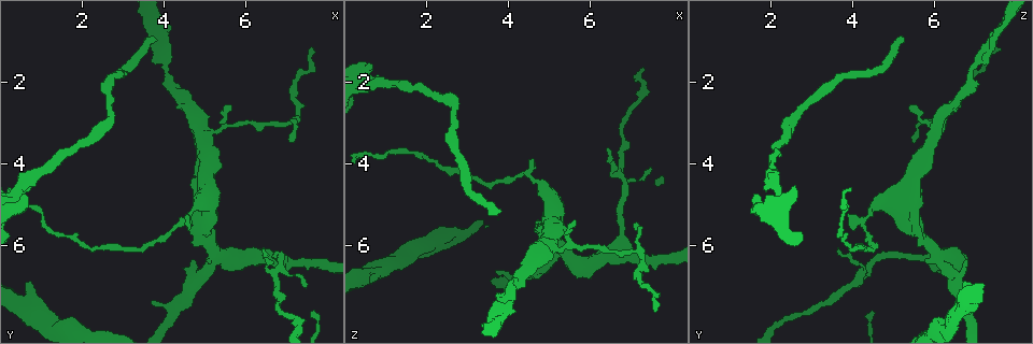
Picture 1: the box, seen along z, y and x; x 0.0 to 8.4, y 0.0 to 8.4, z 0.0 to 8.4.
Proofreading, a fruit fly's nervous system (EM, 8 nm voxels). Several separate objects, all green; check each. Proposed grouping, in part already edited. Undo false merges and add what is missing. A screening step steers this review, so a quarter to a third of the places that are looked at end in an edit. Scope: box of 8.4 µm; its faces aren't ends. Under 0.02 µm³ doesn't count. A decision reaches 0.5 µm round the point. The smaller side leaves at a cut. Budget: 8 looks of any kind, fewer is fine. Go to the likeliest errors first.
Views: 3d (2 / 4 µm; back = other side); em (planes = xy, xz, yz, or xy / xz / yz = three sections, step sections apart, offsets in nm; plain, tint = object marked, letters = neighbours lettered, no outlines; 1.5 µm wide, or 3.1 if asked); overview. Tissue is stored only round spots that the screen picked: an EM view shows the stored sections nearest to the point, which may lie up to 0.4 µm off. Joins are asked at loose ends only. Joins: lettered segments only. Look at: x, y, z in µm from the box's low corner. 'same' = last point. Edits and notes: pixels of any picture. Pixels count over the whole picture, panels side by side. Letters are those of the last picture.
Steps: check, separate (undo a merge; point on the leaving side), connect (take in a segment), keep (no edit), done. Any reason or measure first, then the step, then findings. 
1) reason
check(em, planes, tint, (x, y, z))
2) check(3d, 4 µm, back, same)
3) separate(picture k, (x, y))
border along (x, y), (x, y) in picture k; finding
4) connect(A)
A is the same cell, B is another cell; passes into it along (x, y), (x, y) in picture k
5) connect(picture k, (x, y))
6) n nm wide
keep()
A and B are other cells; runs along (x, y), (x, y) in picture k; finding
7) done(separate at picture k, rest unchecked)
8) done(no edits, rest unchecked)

branch stops here
check(3d, 2 µm, back, (3.80, 1.00, 5.15))

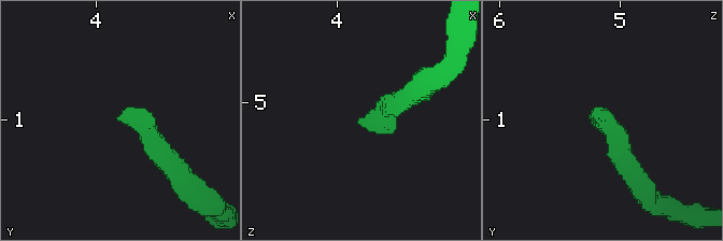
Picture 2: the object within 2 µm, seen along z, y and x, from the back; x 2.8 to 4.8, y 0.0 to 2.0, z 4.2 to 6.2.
shape alone is not enough
check(em, xz, step 4, letters, (3.82, 0.98, 5.18))

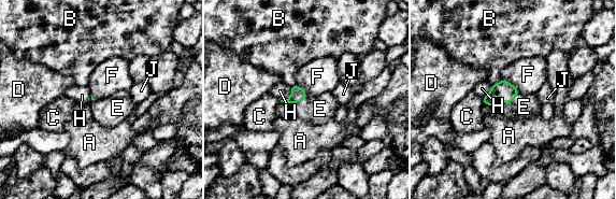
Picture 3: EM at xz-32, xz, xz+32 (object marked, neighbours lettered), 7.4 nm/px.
connect(E)
E is the same cell, A, B, C, D, F, H and J are other cells; the neuron continues

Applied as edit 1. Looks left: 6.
branch stops here
check(em, planes, letters, (5.60, 2.55, 5.35))

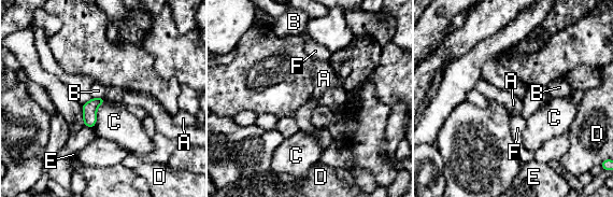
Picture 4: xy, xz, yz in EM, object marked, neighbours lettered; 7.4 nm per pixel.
keep()
A, B, C, D, E and F are other cells; border along (93, 97), (104, 98) in picture 4; no lettered segment goes on from it

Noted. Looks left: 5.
done(connect at picture 3, rest unchecked)

